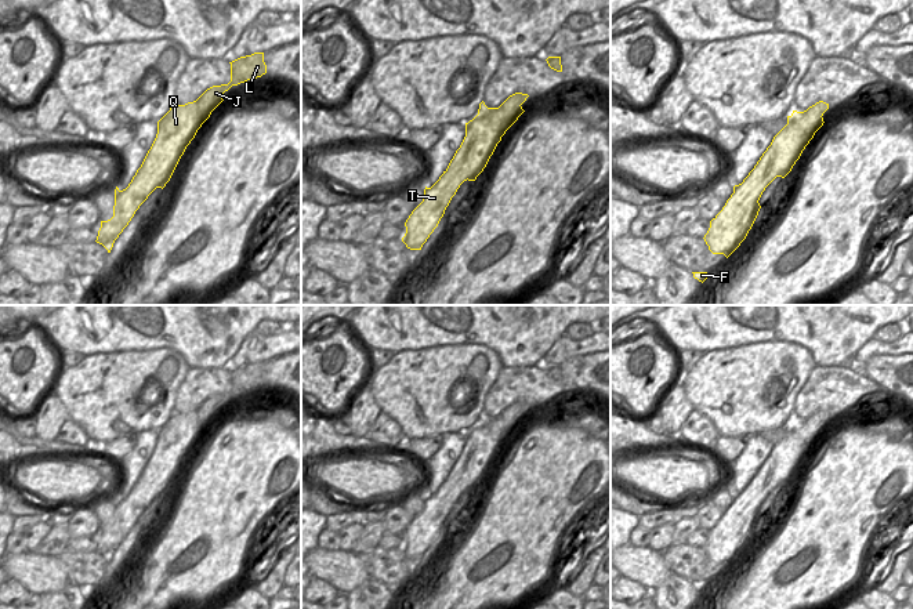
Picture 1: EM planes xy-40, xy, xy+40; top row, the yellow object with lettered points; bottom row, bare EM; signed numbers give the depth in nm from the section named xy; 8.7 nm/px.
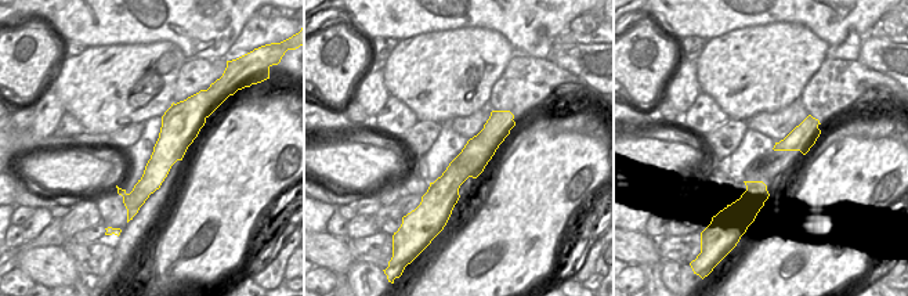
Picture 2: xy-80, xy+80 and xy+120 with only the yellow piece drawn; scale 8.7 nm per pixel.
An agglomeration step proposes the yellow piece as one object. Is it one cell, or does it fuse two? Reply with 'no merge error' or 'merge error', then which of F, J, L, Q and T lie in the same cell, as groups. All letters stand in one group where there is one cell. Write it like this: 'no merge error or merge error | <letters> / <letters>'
merge error | F Q T / J L

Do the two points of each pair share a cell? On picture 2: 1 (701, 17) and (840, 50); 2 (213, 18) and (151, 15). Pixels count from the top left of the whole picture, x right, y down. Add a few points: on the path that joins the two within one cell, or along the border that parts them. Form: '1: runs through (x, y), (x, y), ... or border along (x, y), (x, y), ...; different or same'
1: border along (860, 35), (850, 32), (840, 43), (829, 46); different
2: runs through (198, 15), (166, 15); same

